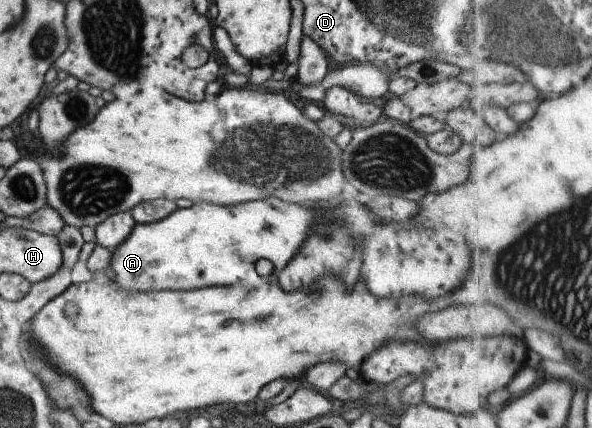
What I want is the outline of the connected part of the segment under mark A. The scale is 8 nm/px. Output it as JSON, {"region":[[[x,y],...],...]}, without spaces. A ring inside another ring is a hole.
{"region":[[[257,199],[257,201],[245,201],[241,205],[227,205],[227,206],[218,206],[210,203],[200,203],[200,204],[191,204],[187,208],[175,208],[169,215],[166,215],[163,219],[148,223],[148,224],[135,224],[130,231],[126,240],[123,240],[119,245],[116,245],[112,250],[109,250],[111,256],[109,256],[109,265],[106,269],[109,274],[112,275],[110,279],[111,282],[114,282],[122,290],[131,290],[134,292],[143,292],[143,291],[155,291],[155,290],[169,290],[172,292],[182,292],[189,291],[191,289],[199,289],[199,287],[209,287],[211,286],[241,286],[246,290],[250,290],[260,286],[261,283],[265,283],[266,278],[261,275],[257,275],[255,272],[255,262],[259,259],[267,259],[273,267],[275,267],[275,277],[277,273],[285,267],[285,263],[288,263],[291,260],[293,255],[296,256],[296,253],[300,251],[300,247],[306,238],[307,229],[309,229],[309,223],[313,223],[313,217],[315,213],[309,215],[309,209],[303,207],[303,205],[297,205],[297,203],[283,203],[279,199]]]}

